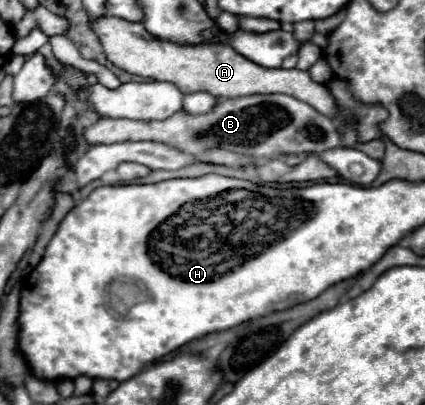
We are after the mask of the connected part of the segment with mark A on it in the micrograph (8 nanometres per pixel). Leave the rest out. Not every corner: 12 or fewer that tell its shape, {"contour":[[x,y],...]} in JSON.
{"contour":[[90,18],[106,58],[180,92],[290,94],[334,118],[326,86],[222,44],[186,44]]}

